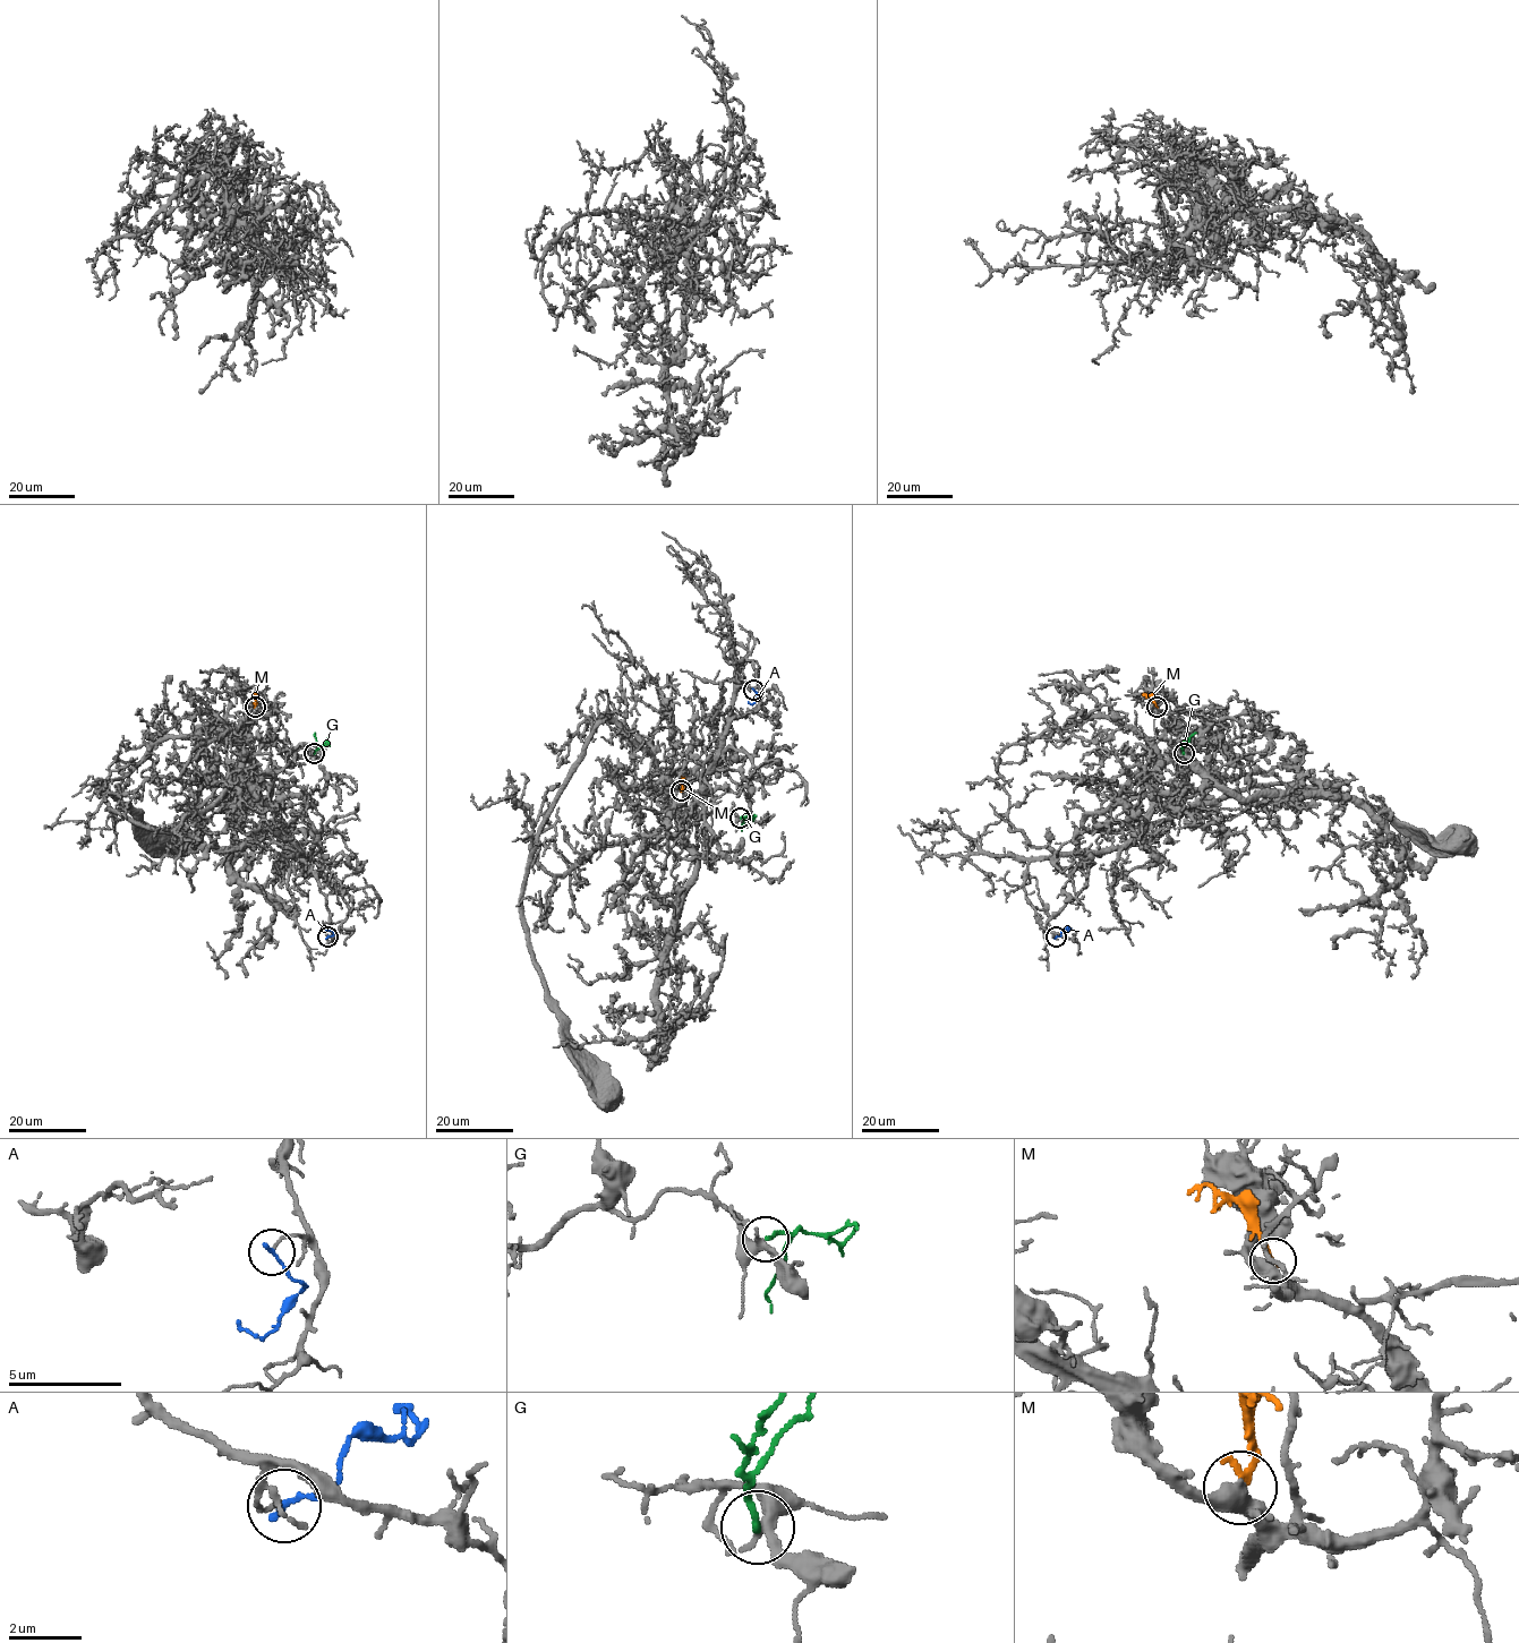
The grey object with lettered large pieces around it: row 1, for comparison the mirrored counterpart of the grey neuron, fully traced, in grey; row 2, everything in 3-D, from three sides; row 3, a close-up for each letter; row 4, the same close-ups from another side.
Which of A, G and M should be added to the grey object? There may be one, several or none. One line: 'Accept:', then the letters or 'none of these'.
Accept: none of these

